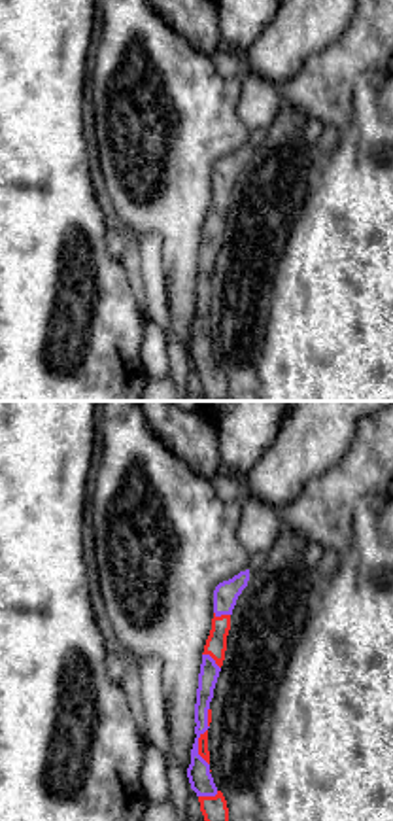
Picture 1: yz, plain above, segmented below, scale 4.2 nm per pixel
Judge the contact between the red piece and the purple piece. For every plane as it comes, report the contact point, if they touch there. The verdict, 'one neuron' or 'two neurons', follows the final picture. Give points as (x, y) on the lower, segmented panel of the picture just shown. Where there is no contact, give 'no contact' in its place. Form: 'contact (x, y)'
contact (201, 736)

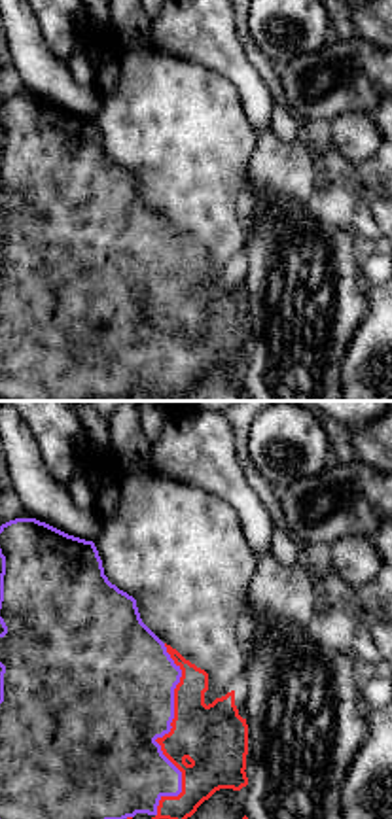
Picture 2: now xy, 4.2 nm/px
contact (163, 736)

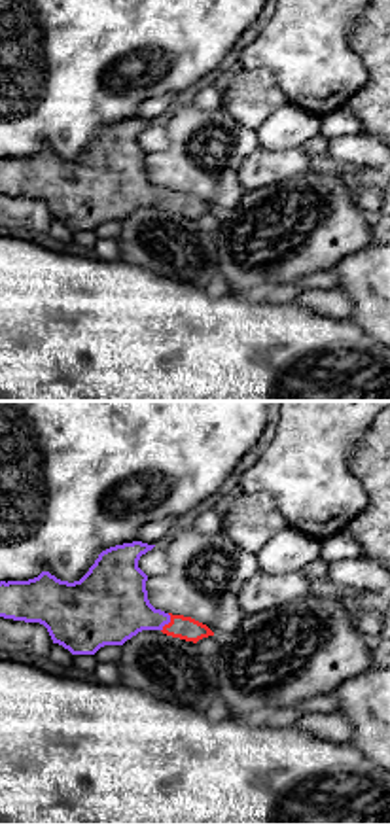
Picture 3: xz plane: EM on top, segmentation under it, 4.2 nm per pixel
contact (169, 623)

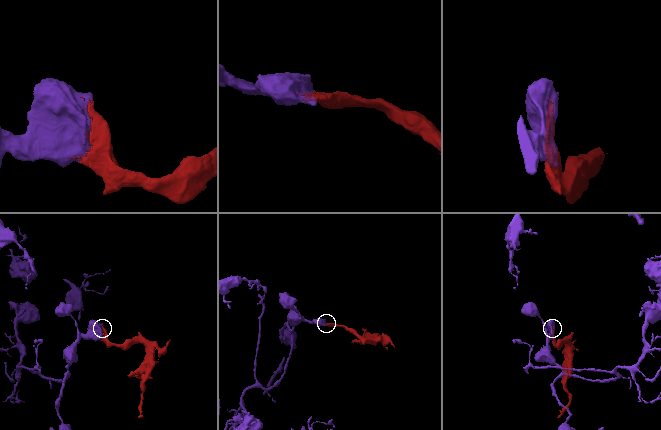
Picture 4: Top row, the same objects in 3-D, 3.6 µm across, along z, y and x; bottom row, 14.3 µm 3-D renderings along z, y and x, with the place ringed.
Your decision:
one neuron

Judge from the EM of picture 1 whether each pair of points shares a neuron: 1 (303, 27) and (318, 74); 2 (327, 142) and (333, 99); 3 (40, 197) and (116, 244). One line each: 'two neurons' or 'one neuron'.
1: two neurons
2: two neurons
3: two neurons

